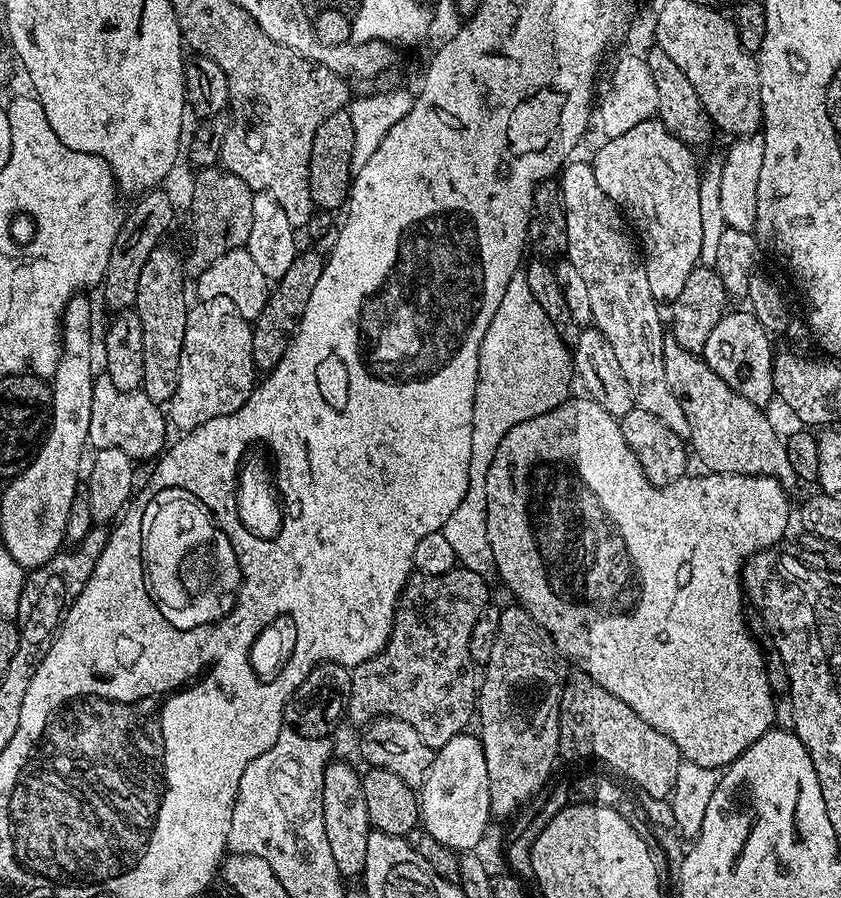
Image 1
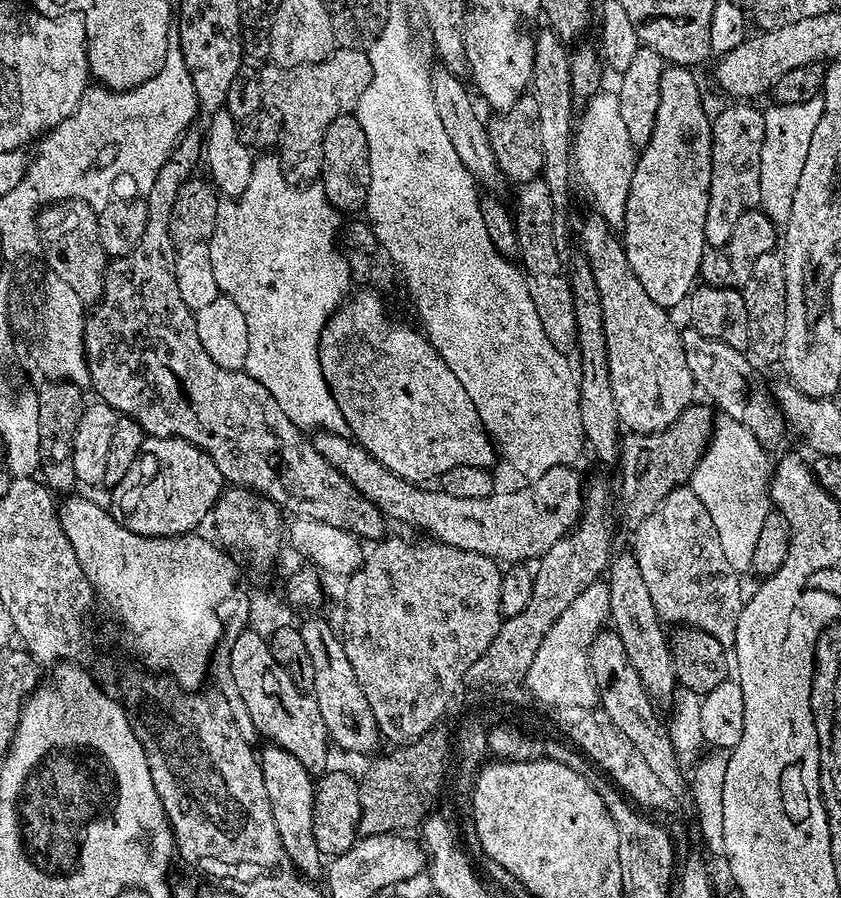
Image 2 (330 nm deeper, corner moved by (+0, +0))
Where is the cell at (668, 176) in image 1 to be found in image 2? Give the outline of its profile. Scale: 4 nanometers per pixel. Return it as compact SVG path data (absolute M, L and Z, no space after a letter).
M679 66L664 69L658 98L658 118L654 118L650 142L639 149L636 158L622 229L622 245L634 274L638 274L638 282L642 282L646 294L650 294L658 306L669 310L675 309L675 304L683 305L689 299L700 275L700 263L706 251L704 227L710 194L713 121L704 113L704 100L700 97L696 74L691 68Z

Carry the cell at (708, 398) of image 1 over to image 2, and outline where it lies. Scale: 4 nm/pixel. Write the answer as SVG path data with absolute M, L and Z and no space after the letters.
M589 214L584 225L578 228L578 244L584 247L583 259L587 260L594 274L594 282L598 286L598 294L602 298L602 322L606 334L606 350L610 366L610 384L614 390L614 406L618 406L618 418L621 425L629 433L661 432L670 428L672 423L693 403L698 389L686 364L686 354L680 341L681 329L671 320L669 309L658 306L650 294L638 282L638 274L630 266L626 258L626 250L621 239L601 216Z

